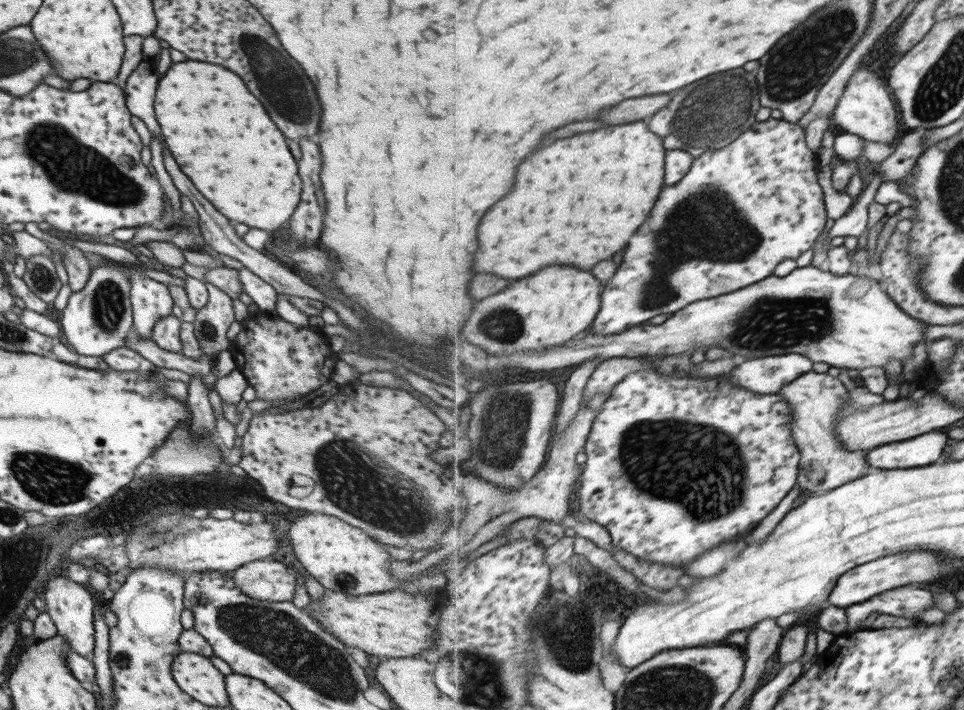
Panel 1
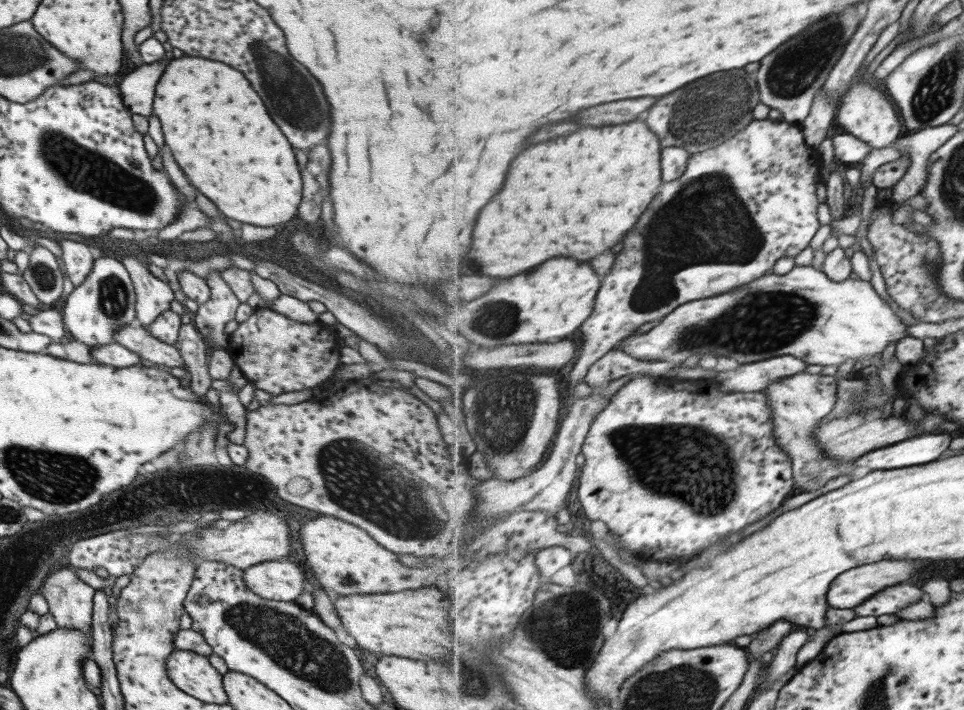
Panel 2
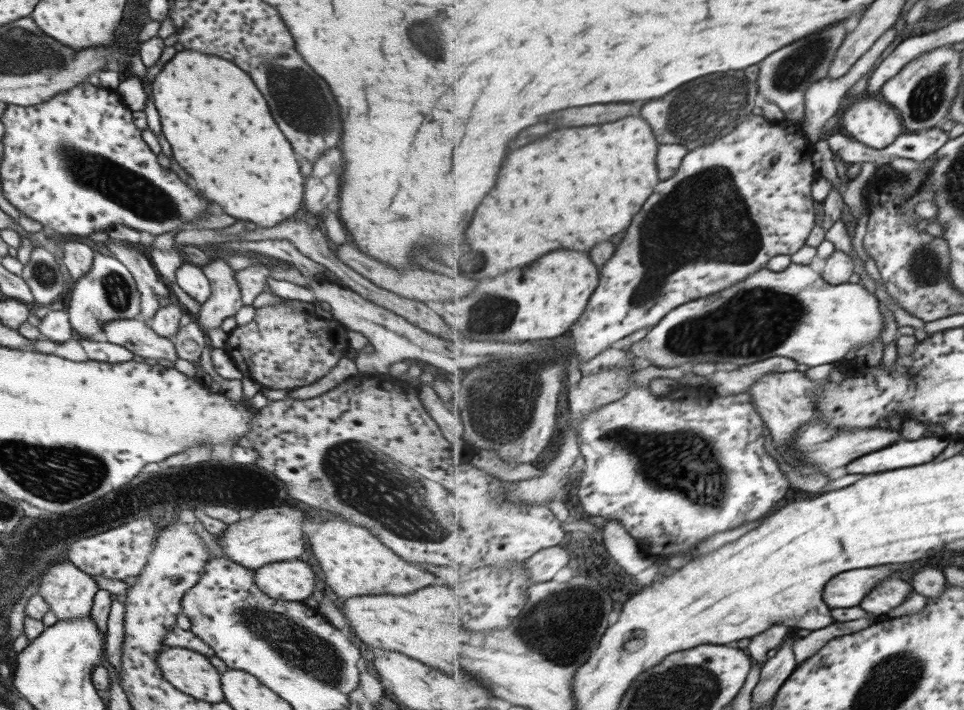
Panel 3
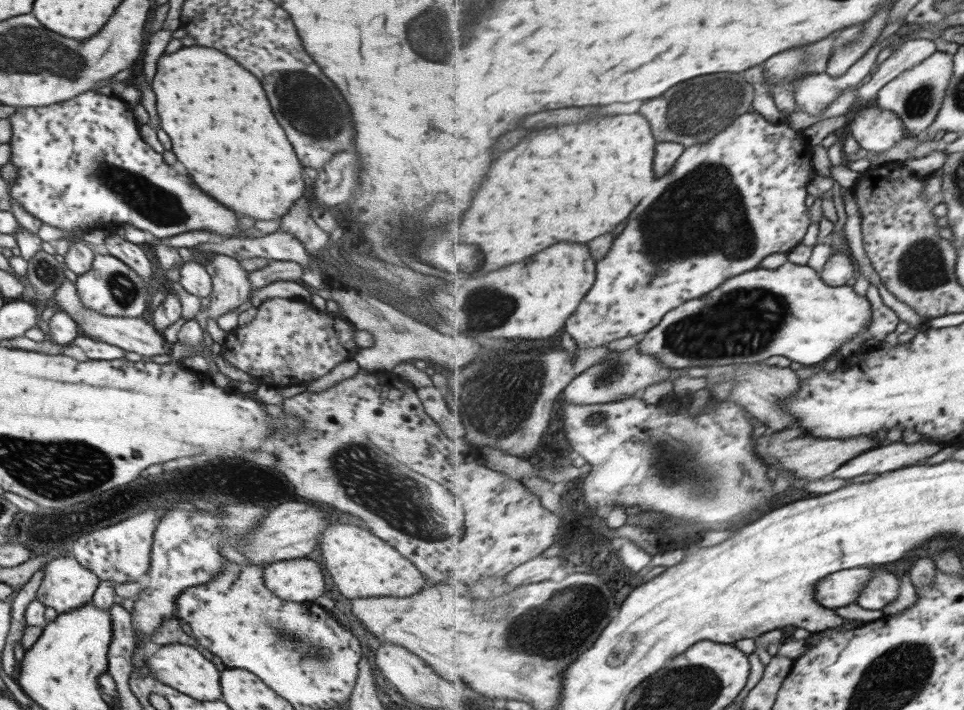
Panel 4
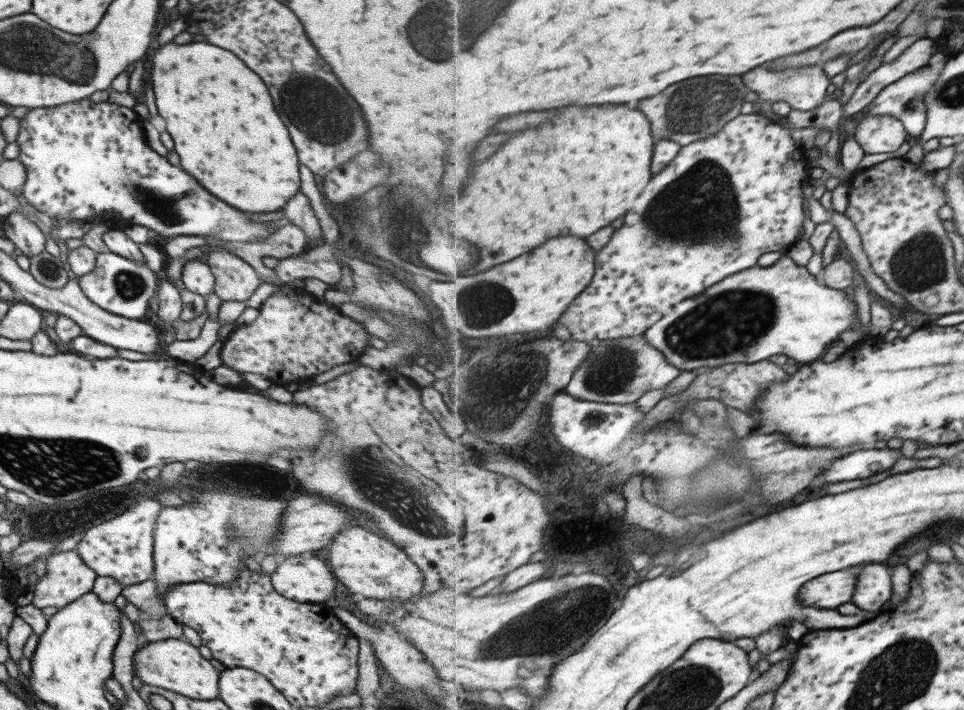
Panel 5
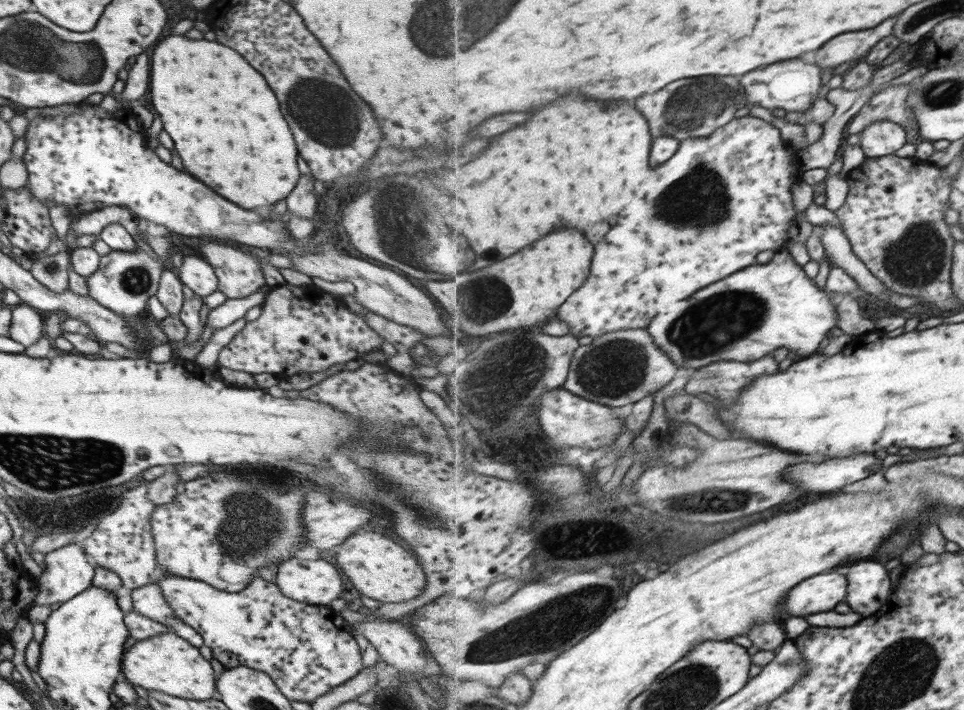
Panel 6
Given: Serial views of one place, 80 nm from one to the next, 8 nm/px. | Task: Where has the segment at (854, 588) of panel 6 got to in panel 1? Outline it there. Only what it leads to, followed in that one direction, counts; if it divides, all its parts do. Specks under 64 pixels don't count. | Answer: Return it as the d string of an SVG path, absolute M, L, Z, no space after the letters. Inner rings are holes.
M905 586L895 588L891 592L885 592L883 596L875 596L875 600L869 600L865 604L857 604L855 608L849 608L846 612L848 630L861 630L859 624L867 620L871 614L889 614L893 616L920 616L926 608L935 606L933 592L930 587Z

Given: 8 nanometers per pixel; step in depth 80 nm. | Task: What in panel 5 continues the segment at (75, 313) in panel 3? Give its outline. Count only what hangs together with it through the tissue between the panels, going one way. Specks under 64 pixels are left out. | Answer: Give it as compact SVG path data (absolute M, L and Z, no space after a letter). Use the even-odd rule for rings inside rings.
M109 250L96 253L95 268L76 280L81 292L90 301L107 312L135 320L149 315L149 298L155 296L158 281L145 261L132 261Z

